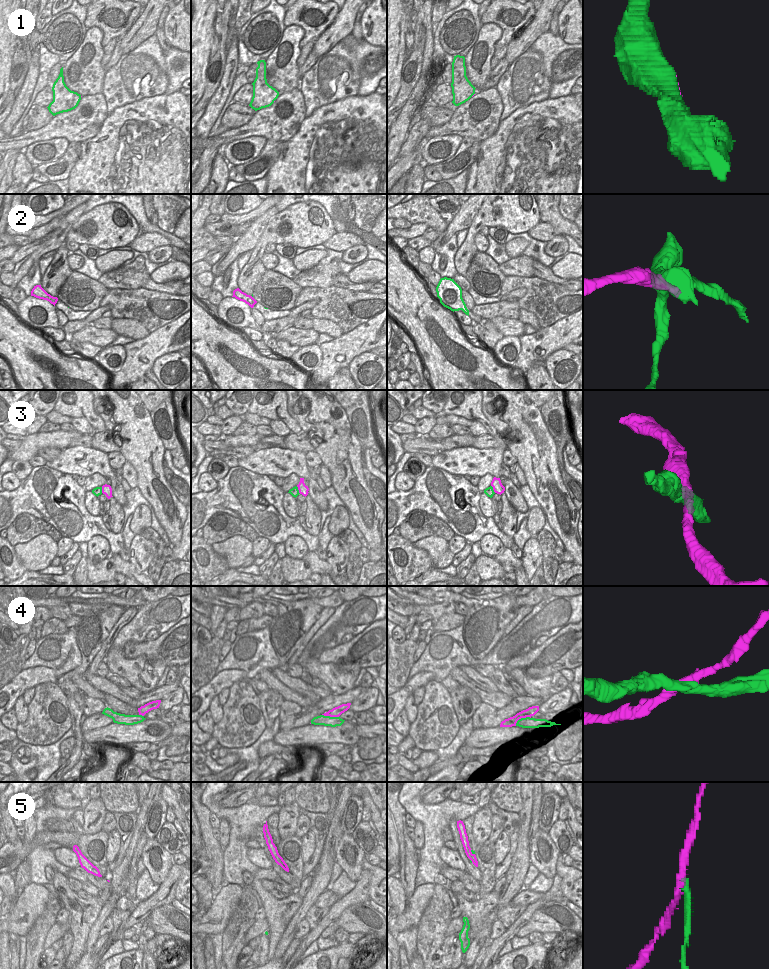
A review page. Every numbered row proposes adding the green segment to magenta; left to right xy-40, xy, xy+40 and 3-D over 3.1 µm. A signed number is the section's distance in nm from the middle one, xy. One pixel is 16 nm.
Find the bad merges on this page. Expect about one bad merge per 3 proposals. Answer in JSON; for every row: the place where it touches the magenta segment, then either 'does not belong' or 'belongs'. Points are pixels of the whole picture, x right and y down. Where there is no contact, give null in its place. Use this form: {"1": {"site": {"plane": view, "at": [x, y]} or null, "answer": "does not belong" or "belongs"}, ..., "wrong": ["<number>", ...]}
{"1": {"site": {"plane": "xy+40", "at": [473, 95]}, "answer": "belongs"}, "2": {"site": null, "answer": "does not belong"}, "3": {"site": {"plane": "xy", "at": [298, 489]}, "answer": "does not belong"}, "4": {"site": {"plane": "xy+40", "at": [521, 717]}, "answer": "does not belong"}, "5": {"site": {"plane": "xy+40", "at": [471, 852]}, "answer": "does not belong"}, "wrong": ["2", "3", "4", "5"]}

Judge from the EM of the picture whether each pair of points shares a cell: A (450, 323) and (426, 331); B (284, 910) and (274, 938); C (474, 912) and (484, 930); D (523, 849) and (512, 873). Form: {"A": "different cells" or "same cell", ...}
{"A": "different cells", "B": "same cell", "C": "different cells", "D": "same cell"}

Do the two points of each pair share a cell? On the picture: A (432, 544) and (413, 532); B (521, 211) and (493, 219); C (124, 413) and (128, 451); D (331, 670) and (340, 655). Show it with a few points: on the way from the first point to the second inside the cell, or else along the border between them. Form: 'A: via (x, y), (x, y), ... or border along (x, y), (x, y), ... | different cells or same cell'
A: border along (445, 539), (439, 536), (425, 536), (413, 543) | different cells
B: via (514, 211), (504, 211), (499, 216) | same cell
C: via (131, 422), (131, 442) | same cell
D: border along (317, 659), (345, 669), (358, 668) | different cells

